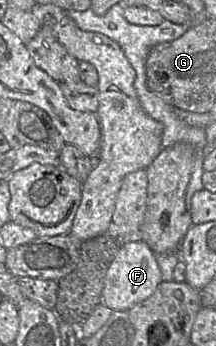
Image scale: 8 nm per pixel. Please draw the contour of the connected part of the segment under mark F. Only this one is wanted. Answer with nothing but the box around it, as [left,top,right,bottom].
[102,242,163,311]

